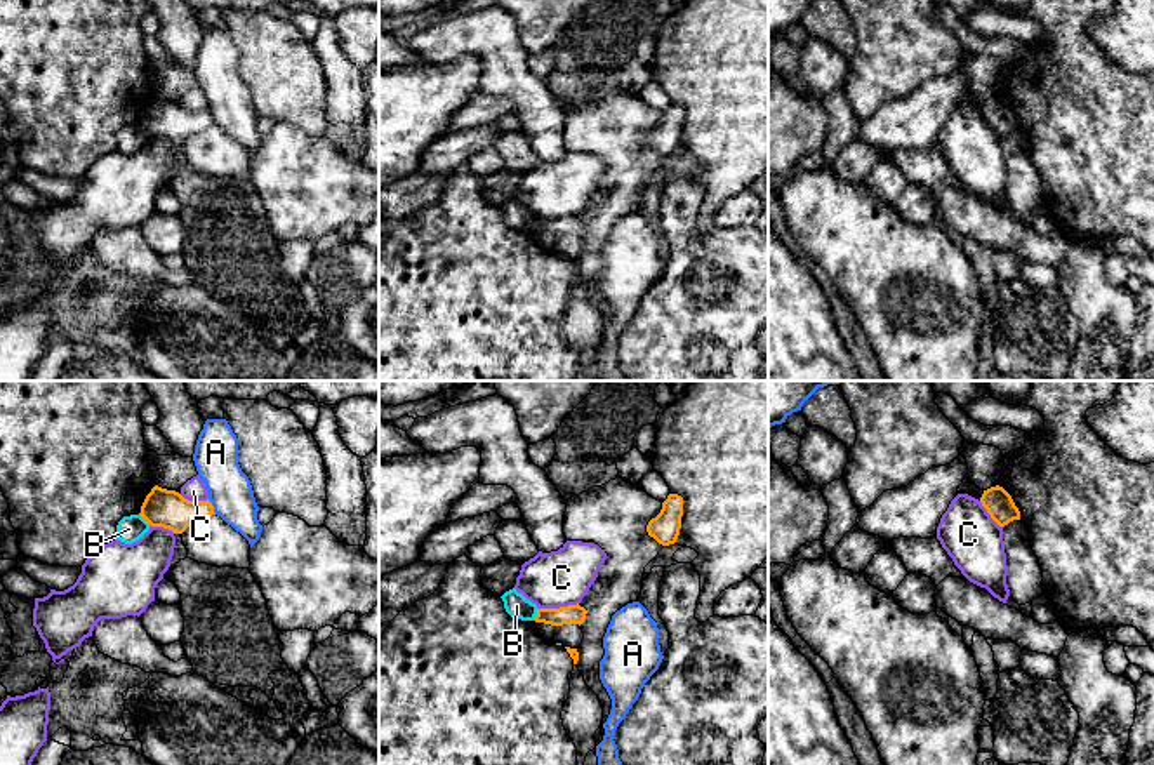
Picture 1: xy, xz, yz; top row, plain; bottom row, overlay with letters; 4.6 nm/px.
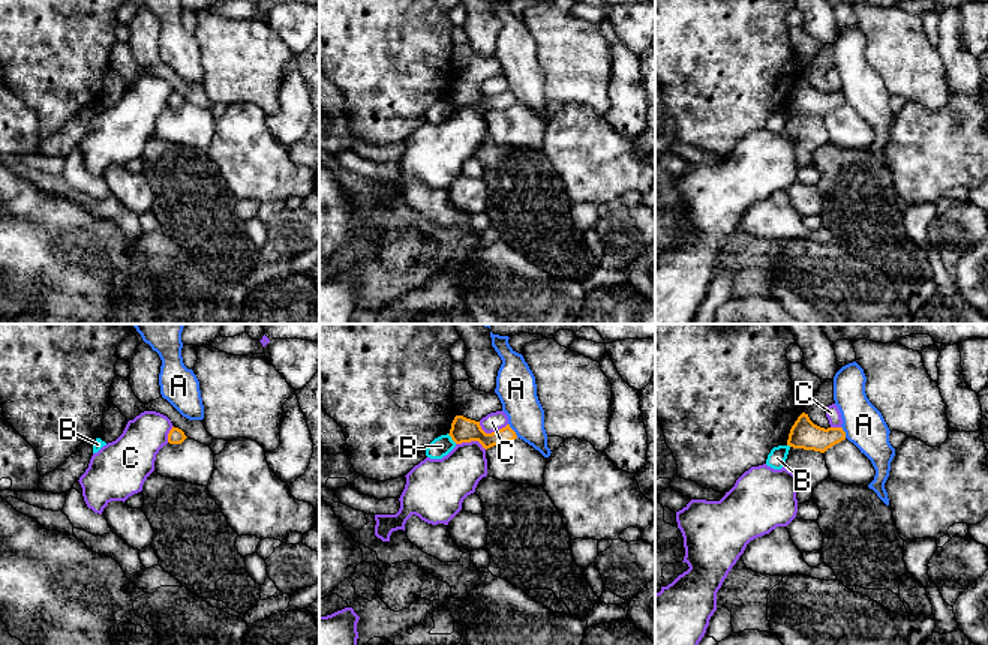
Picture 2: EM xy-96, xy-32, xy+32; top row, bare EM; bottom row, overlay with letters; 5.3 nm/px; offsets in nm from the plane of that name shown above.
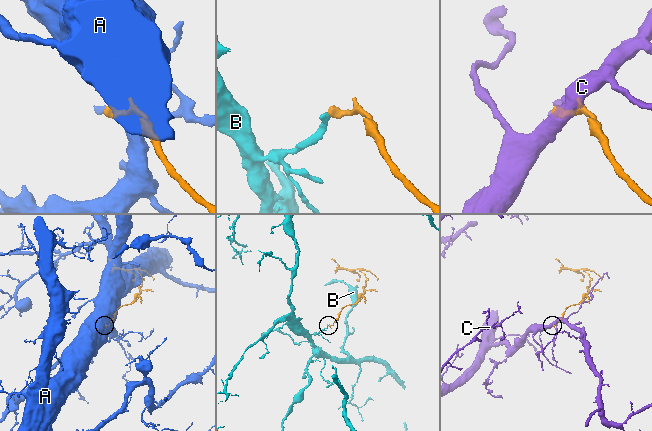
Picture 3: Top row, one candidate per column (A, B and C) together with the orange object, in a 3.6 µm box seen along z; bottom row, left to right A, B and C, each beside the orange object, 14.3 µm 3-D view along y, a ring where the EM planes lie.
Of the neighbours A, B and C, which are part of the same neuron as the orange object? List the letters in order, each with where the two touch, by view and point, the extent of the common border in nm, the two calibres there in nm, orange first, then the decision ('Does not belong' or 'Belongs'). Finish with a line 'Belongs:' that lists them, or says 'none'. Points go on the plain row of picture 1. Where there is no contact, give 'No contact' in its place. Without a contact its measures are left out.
A: Touches orange at xy (212, 117). Shared border 80 nm. Thickness 180 nm (orange) against 200 nm. Does not belong
B: Touches orange at xz (537, 225). Shared border 60 nm. Thickness 100 nm (orange) against 110 nm. Does not belong
C: Touches orange at xz (557, 219). Shared border 190 nm. Thickness 100 nm (orange) against 260 nm. Does not belong
Belongs: none

